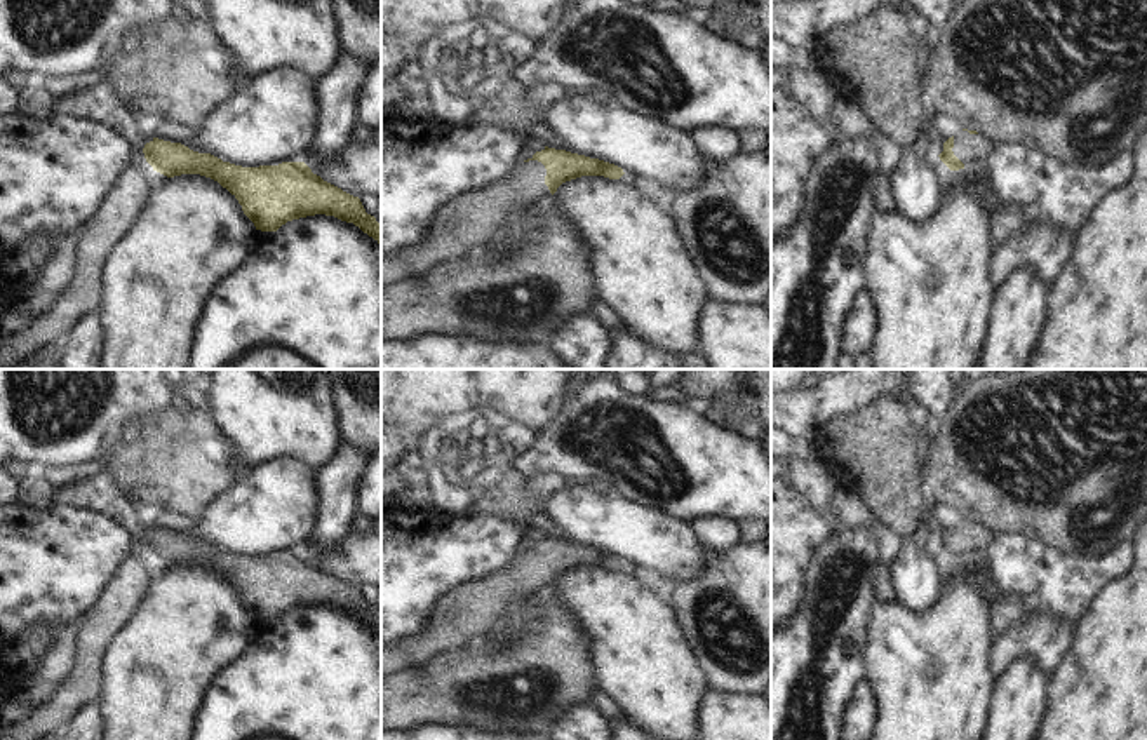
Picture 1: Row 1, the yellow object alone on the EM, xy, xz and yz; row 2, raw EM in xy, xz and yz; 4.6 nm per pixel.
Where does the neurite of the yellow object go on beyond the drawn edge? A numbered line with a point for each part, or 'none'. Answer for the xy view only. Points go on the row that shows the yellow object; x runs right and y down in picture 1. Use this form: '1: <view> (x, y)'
none

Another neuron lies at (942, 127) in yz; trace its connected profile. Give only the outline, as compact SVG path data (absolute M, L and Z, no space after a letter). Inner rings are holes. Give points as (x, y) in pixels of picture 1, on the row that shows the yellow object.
M928 110L928 113L926 113L926 124L929 127L929 138L931 138L936 155L940 155L943 151L943 143L949 138L952 138L963 131L963 127L959 124L956 124L949 115L931 111L931 110Z

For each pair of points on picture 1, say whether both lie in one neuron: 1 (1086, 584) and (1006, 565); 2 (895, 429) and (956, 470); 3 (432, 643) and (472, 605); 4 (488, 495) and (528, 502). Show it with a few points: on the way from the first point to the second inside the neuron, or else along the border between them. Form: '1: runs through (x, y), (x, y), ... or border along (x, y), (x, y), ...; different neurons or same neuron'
1: runs through (1067, 584), (1048, 584), (1026, 568); same neuron
2: border along (921, 467), (928, 498); different neurons
3: runs through (442, 634), (462, 615); same neuron
4: runs through (498, 495), (507, 495), (517, 502); same neuron

